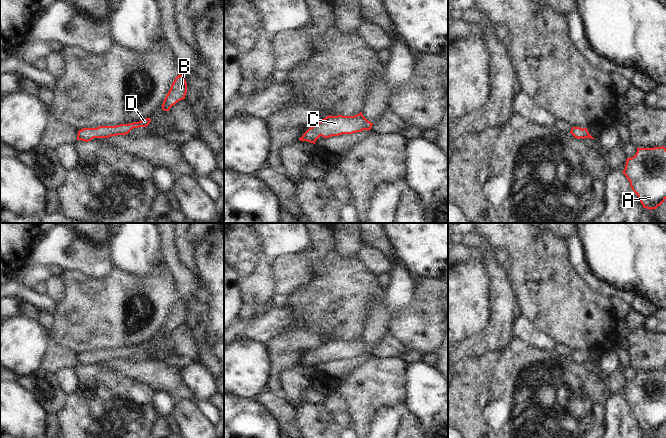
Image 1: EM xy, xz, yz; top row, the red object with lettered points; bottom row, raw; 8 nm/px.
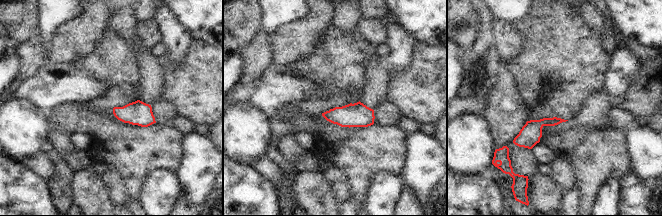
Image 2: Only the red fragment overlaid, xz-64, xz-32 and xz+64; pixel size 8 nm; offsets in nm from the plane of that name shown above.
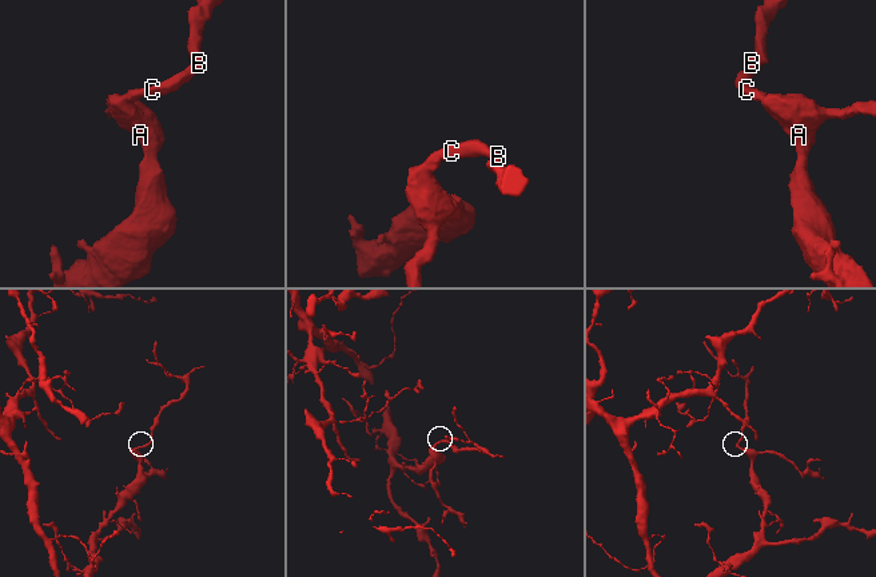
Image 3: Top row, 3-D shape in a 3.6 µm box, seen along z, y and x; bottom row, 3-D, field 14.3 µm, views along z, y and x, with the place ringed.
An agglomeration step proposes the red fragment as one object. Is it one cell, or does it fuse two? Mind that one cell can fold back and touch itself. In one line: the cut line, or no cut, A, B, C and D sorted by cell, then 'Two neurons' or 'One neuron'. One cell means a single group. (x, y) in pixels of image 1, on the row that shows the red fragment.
No split. Groups: A B C D. One neuron

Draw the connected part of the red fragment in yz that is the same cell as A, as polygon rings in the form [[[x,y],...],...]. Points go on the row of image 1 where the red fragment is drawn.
[[[637,148],[622,172],[643,208],[656,209],[666,199],[666,148]]]

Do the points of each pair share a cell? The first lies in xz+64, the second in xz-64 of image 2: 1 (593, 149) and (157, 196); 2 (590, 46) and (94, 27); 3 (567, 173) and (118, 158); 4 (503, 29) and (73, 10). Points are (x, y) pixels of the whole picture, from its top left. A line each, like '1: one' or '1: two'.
1: two
2: two
3: two
4: two

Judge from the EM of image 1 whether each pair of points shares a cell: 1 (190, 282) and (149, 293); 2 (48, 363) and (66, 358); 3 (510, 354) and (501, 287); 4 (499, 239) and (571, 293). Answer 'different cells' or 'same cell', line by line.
1: different cells
2: same cell
3: different cells
4: same cell

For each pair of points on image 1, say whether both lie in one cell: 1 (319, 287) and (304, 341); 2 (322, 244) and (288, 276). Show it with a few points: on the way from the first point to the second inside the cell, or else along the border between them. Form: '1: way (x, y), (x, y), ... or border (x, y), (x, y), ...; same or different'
1: border (305, 327), (312, 335), (330, 332); different
2: way (314, 252), (296, 269); same

